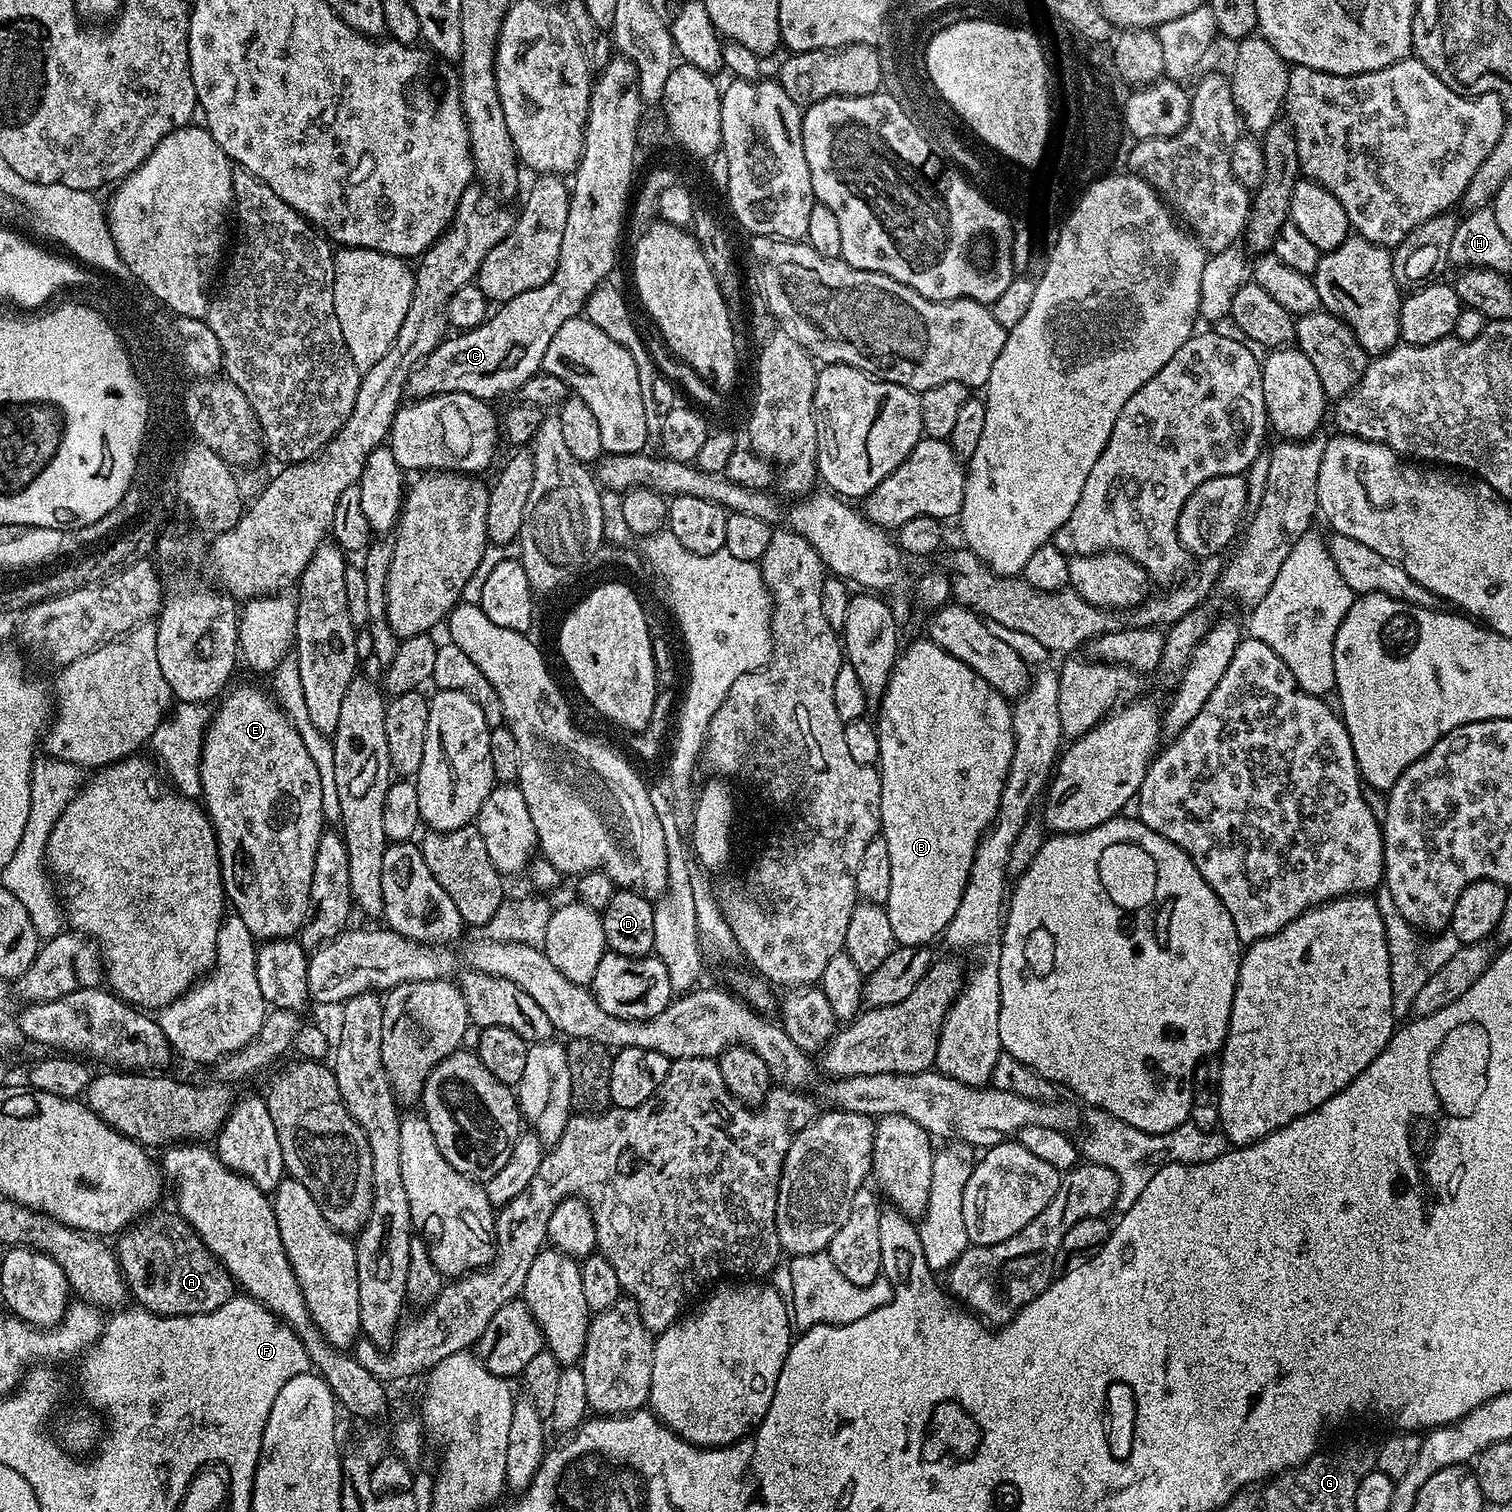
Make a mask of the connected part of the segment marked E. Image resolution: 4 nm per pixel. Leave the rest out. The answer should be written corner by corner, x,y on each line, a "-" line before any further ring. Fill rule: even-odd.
232,686
223,693
222,699
216,706
216,712
214,708
208,722
208,728
204,732
204,745
200,751
200,788
202,793
204,792
202,807
207,812
208,820
216,832
216,845
220,855
220,877
224,883
224,895
231,911
240,916
242,922
246,922
246,930
250,930
250,934
257,941
286,940
295,937
303,928
305,920
308,919
312,902
310,882
314,878
314,854
318,850
321,834
326,831
326,817
322,810
321,779
313,759
306,751
305,743
299,737
298,730
291,724
290,718
267,691
264,693
260,688
235,688

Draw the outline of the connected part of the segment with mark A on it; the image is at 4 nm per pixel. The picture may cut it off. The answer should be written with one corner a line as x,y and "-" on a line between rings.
160,1211
145,1215
139,1226
125,1230
115,1237
116,1261
119,1262
124,1280
128,1284
131,1299
156,1316
197,1316
203,1312
218,1310
218,1306
225,1304
234,1295
232,1275
179,1214

